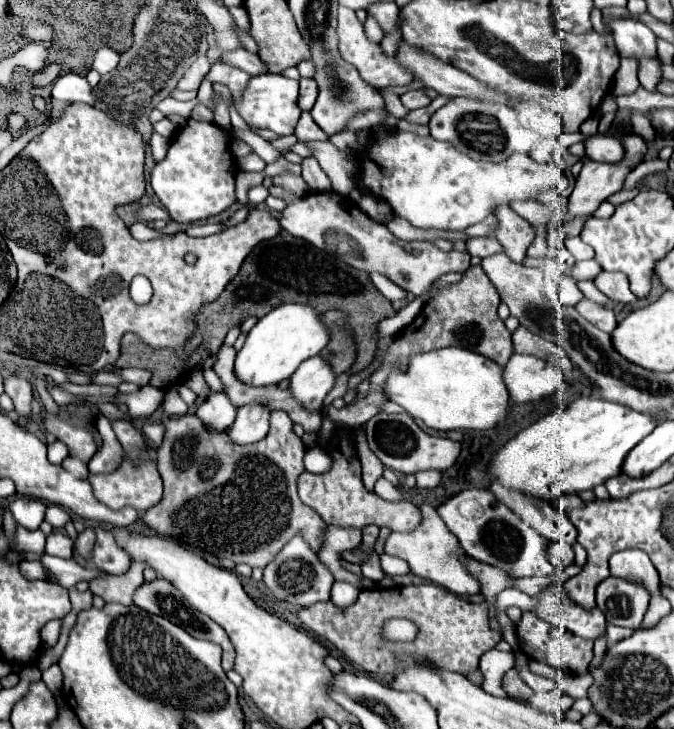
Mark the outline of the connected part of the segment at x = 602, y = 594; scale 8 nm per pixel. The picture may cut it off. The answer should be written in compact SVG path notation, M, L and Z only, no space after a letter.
M610 575L596 589L596 605L602 609L608 623L628 629L638 629L650 605L650 591Z

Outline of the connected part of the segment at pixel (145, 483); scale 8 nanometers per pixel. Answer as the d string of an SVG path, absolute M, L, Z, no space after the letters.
M142 449L138 459L132 459L128 455L122 457L122 463L110 471L110 473L90 474L88 477L96 499L106 503L112 509L122 509L122 507L134 507L136 511L144 513L150 509L158 499L162 497L162 479L156 471L156 459L150 449Z

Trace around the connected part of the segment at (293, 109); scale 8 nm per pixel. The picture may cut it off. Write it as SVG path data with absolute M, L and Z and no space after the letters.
M262 73L262 75L254 75L250 77L246 89L242 91L242 95L238 99L234 99L234 107L238 111L238 115L256 129L270 129L276 135L292 135L294 127L300 119L300 109L298 109L298 81L294 79L286 79L282 75L270 75L270 73Z

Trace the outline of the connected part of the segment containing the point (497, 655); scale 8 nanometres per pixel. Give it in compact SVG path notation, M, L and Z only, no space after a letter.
M496 648L486 652L480 659L480 671L484 675L482 689L496 697L506 697L506 693L500 687L500 679L515 665L516 657L513 652L503 652Z

